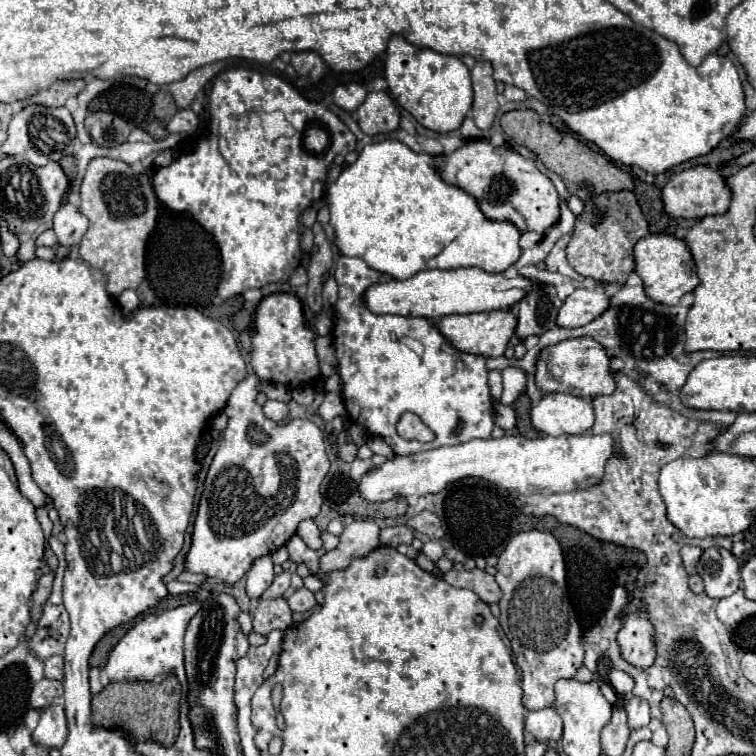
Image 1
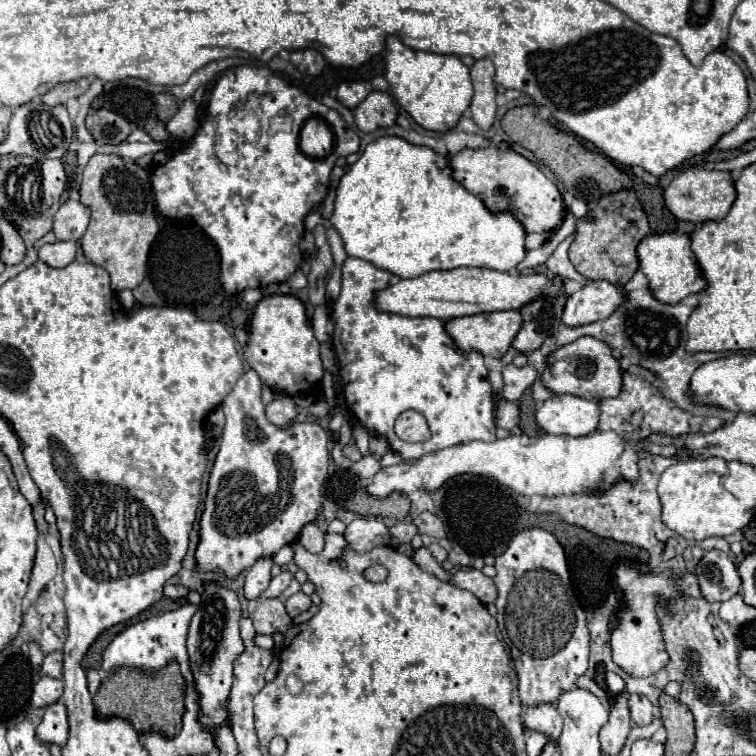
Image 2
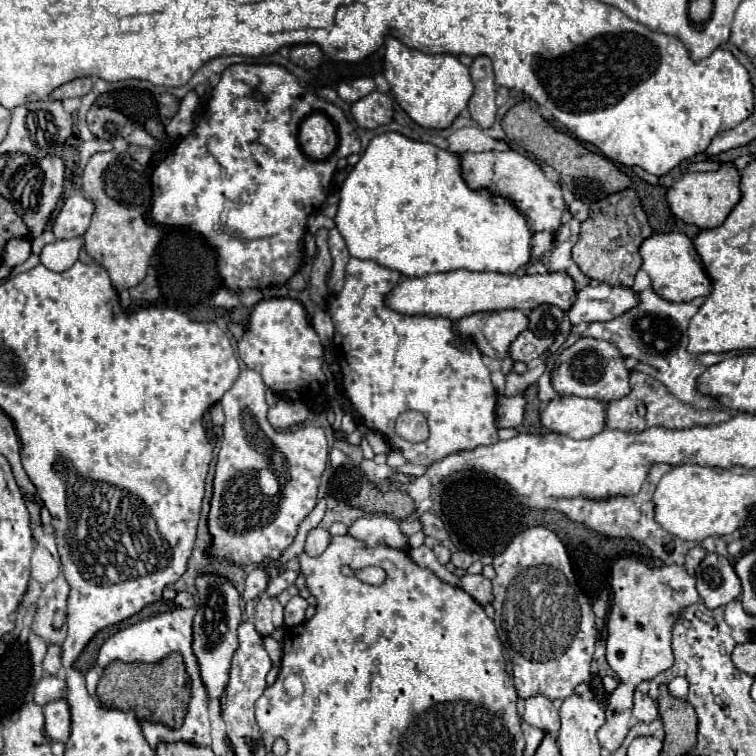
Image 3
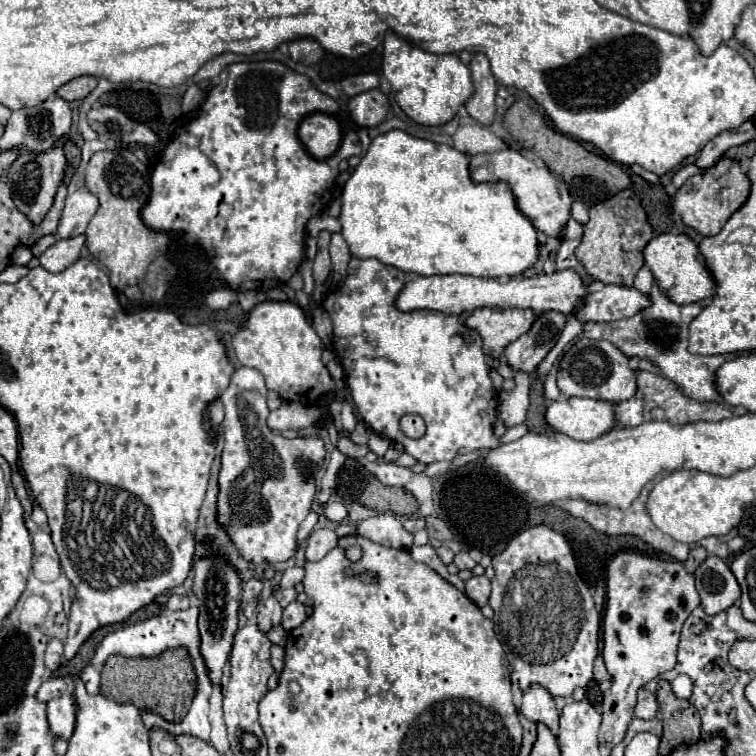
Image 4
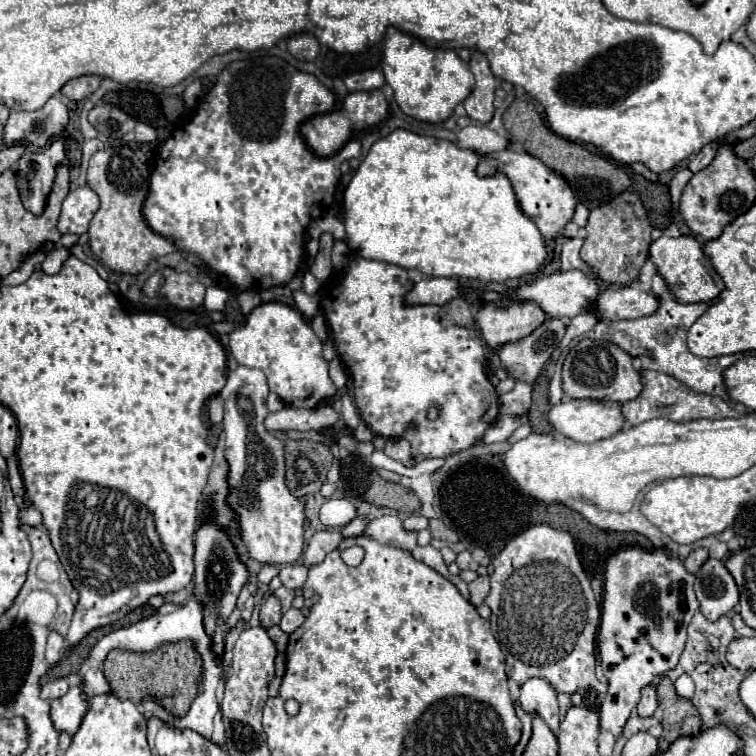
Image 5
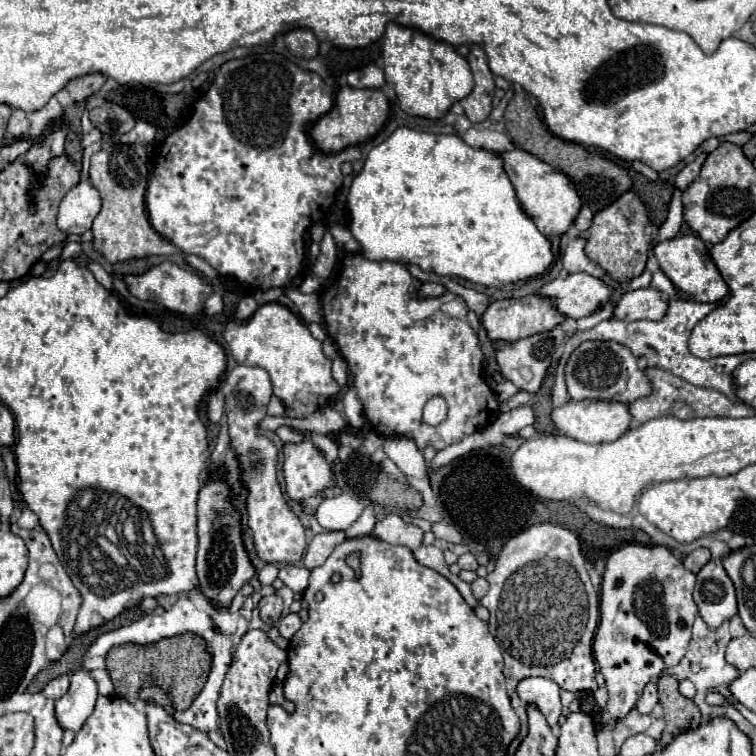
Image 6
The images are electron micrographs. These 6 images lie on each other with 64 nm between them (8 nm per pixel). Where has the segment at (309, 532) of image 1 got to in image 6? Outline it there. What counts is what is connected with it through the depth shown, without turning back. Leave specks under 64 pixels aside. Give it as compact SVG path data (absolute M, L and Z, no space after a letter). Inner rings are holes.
M322 532L322 534L316 534L316 536L310 540L310 544L308 544L308 548L306 548L306 554L304 554L304 558L302 558L304 566L306 566L308 570L312 570L312 568L316 568L316 566L322 566L324 560L332 554L332 550L334 550L340 542L344 542L344 540L346 540L346 534L344 534L344 532Z

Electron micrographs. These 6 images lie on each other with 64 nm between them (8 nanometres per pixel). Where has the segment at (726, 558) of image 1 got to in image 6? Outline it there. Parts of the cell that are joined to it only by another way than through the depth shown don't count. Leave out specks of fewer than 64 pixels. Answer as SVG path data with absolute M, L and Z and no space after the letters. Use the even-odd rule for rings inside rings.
M710 560L698 572L694 602L710 628L718 628L724 620L730 620L738 612L734 584L720 562Z

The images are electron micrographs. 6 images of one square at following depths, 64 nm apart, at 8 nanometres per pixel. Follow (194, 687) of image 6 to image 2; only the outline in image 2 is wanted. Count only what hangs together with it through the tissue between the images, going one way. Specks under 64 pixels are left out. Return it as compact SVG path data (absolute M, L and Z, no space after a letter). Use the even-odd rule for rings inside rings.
M176 662L164 668L164 674L152 674L138 668L118 668L108 682L100 686L94 696L94 708L98 718L124 718L138 734L160 732L166 738L174 738L182 726L184 714L184 678Z

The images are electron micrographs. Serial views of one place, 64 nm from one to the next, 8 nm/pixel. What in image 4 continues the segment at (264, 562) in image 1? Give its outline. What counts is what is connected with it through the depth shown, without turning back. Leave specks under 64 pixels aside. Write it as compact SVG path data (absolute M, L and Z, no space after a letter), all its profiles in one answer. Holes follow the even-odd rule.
M258 578L248 580L242 588L242 602L246 604L250 598L256 598L260 592L262 592L262 580L258 580Z

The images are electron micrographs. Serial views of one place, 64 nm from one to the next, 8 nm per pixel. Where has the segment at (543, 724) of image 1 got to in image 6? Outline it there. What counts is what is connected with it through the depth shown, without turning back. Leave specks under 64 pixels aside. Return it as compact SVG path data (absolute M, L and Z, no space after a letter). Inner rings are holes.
M524 678L516 688L524 704L536 706L554 728L560 718L560 688L548 678Z

